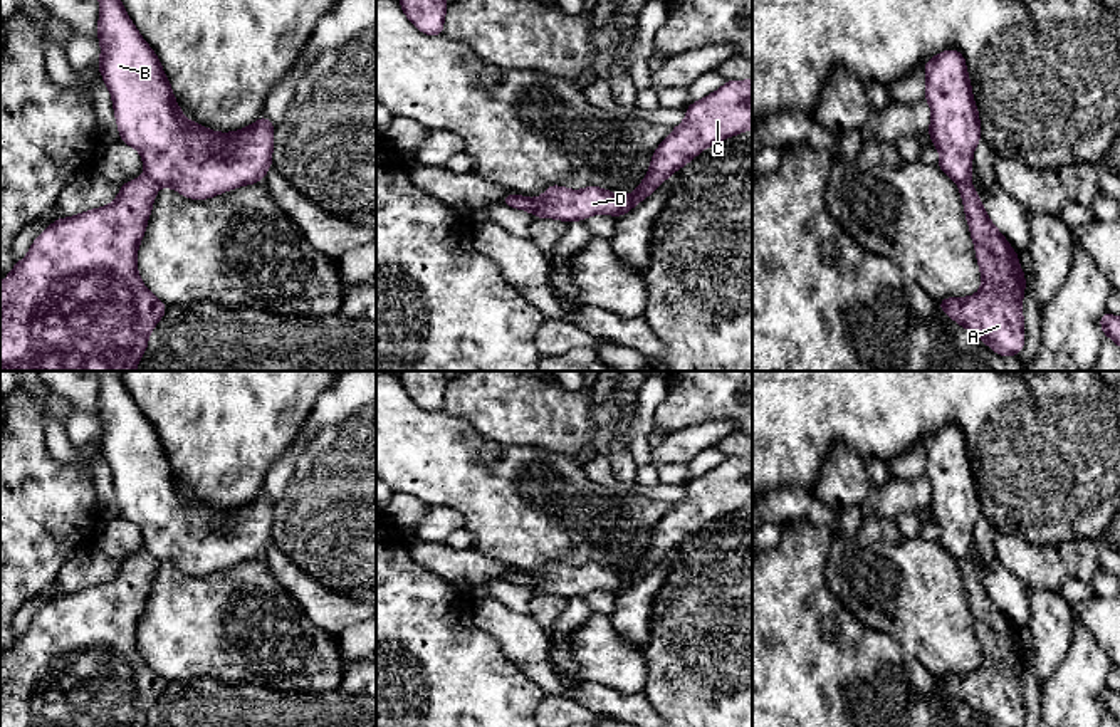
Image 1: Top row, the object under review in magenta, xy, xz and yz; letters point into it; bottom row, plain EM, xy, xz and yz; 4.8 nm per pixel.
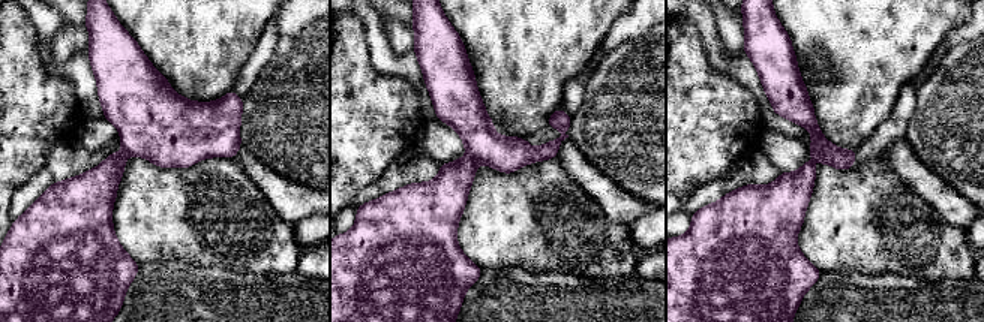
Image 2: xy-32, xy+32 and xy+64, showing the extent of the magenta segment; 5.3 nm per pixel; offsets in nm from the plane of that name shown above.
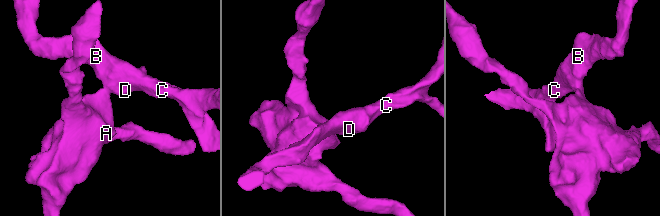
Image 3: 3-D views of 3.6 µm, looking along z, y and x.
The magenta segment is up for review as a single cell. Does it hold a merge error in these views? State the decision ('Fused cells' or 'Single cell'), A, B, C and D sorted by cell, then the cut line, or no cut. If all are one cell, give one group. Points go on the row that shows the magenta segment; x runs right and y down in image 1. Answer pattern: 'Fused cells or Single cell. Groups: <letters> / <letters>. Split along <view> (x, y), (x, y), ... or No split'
Fused cells. Groups: A / B C D. Split along xz (528, 200), (533, 212)

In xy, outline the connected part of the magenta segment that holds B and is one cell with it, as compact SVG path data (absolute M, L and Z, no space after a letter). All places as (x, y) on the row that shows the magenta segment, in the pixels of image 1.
M99 0L96 35L119 136L141 153L151 181L193 200L262 181L272 166L275 131L264 114L235 133L213 133L185 119L160 59L121 0Z

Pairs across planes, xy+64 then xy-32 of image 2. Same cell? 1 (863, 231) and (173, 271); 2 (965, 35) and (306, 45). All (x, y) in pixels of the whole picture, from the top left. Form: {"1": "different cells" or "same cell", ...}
{"1": "different cells", "2": "different cells"}

